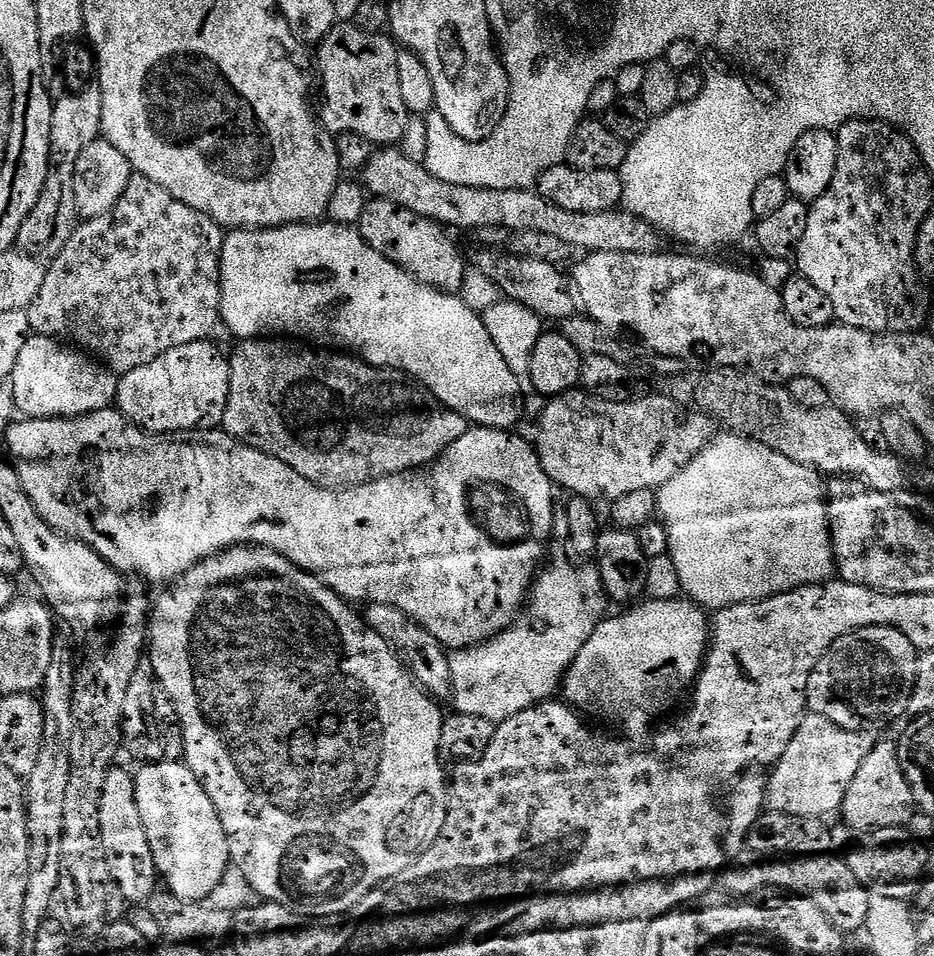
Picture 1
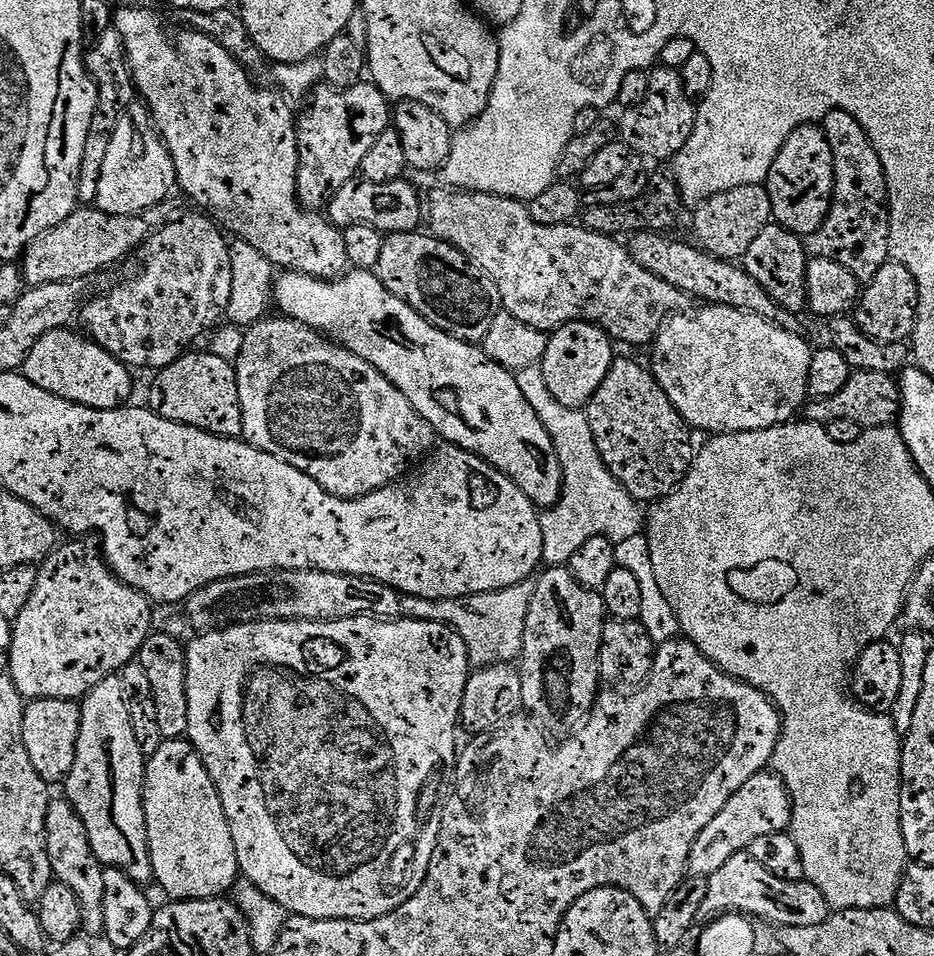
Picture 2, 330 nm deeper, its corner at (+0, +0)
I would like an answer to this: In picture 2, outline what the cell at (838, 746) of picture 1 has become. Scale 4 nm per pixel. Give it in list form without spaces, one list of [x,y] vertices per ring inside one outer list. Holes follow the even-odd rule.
[[[765,770],[758,773],[754,778],[747,780],[740,789],[722,806],[718,817],[718,828],[724,831],[724,840],[718,849],[712,848],[708,838],[698,839],[688,855],[688,876],[703,876],[705,878],[713,876],[726,862],[730,862],[732,856],[737,856],[740,852],[748,849],[754,842],[754,838],[762,838],[762,834],[774,834],[783,832],[792,822],[792,799],[788,797],[788,787],[783,780],[771,771]],[[736,836],[736,840],[734,839]]]

